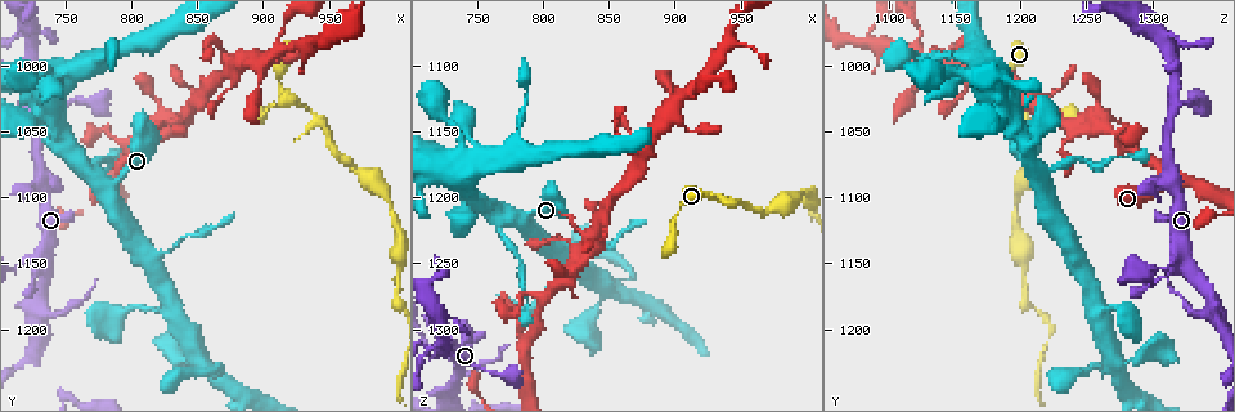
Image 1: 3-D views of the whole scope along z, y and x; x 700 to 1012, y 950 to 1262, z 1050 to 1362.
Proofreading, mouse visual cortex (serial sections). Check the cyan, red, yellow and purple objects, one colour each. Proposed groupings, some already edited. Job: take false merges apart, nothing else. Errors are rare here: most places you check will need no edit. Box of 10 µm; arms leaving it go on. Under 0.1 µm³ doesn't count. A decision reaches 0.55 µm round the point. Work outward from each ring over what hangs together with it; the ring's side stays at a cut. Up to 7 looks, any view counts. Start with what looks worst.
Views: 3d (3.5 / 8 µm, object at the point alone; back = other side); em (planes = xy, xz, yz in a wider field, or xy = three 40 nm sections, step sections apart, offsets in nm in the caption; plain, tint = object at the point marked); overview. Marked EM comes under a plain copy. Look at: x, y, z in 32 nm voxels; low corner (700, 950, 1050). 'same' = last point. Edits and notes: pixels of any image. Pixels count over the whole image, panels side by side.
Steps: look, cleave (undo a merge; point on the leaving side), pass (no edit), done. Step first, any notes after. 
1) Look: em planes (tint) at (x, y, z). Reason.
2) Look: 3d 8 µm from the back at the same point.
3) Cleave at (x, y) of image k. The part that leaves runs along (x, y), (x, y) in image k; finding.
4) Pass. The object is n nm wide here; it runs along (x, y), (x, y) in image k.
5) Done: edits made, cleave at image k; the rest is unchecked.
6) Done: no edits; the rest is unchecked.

Look: 3d 3.5 µm at (936, 1038, 1202). Thin neck.

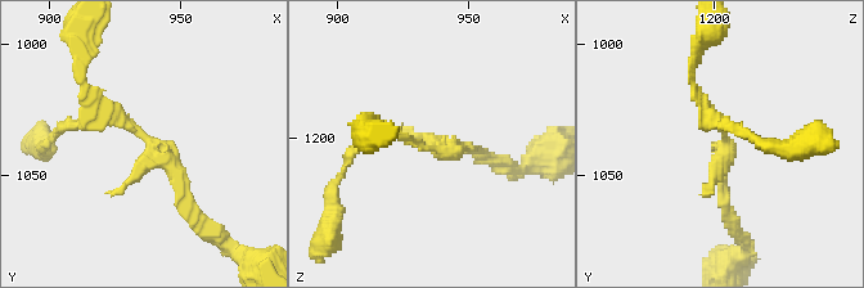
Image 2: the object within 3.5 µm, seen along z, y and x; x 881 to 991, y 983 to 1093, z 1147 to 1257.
Look: em xy step 3 (tint) at (937, 1036, 1204). Now the EM.

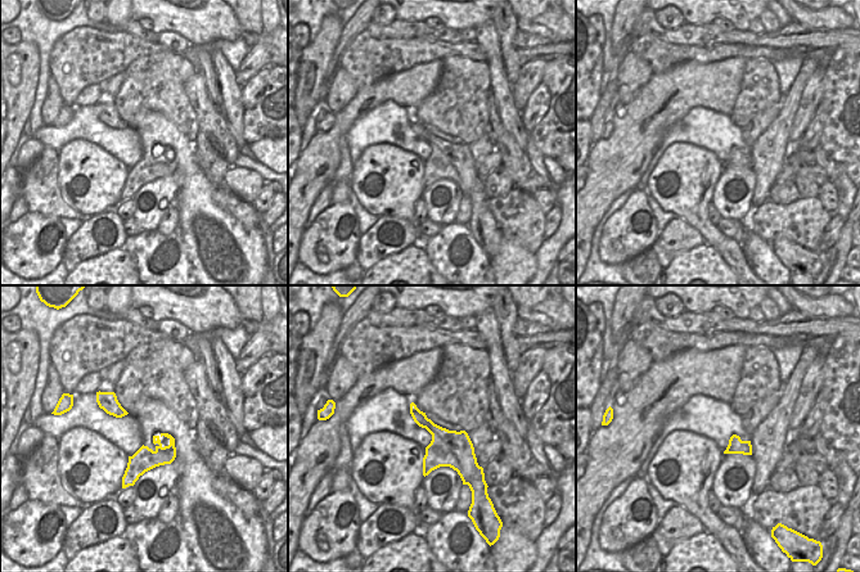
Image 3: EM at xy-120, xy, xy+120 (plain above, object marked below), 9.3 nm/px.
Pass. It runs along (171, 441), (125, 480) in image 3; all the same cell.

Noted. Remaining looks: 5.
Look: 3d 3.5 µm at (748, 1004, 1172). Sharp bend.

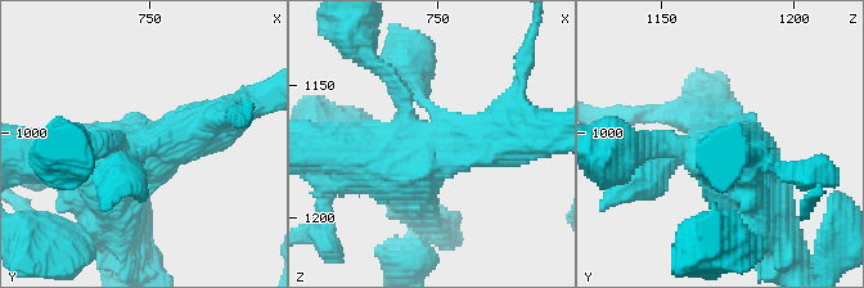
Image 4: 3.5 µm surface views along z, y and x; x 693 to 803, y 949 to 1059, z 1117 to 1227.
Look: em xy step 5 (tint) at (750, 1007, 1173).

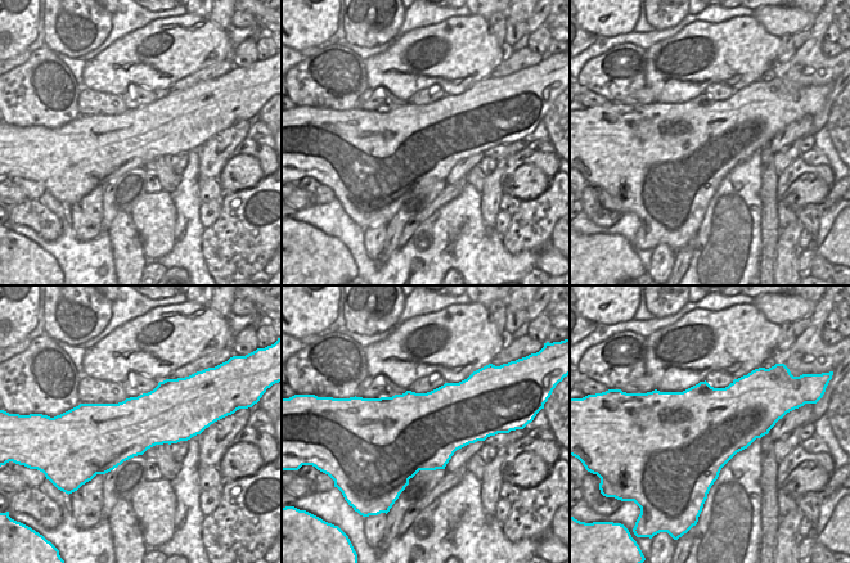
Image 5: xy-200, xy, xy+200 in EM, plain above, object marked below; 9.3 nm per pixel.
Look: em xy step 2 (tint) at the same point.

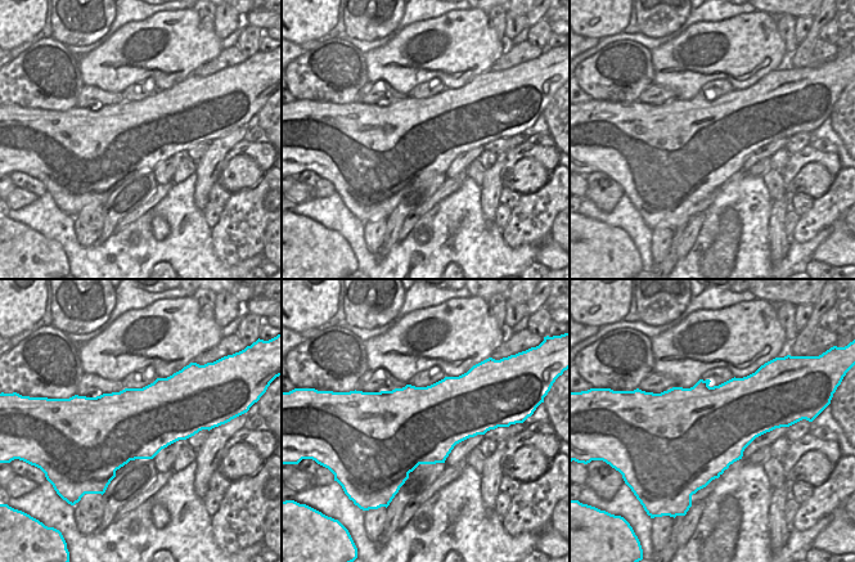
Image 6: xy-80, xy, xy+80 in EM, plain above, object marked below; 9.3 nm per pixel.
Pass. It runs along (126, 241), (122, 165), (197, 130) in image 4; one cell here.

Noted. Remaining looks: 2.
Look: 3d 3.5 µm from the back at (942, 984, 1084). Small branch off a trunk.

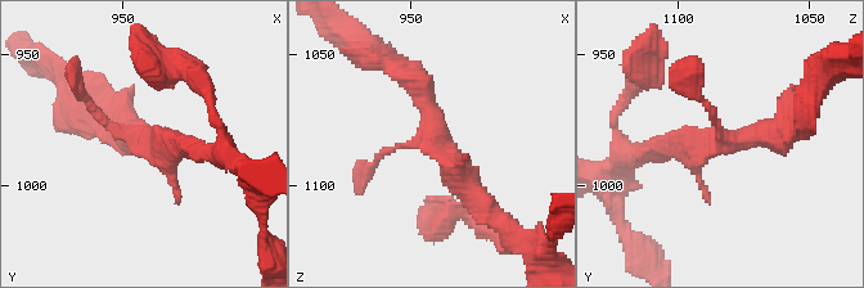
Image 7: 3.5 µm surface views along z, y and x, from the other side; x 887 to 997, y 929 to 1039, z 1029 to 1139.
Look: em xy step 3 (tint) at (941, 982, 1083).

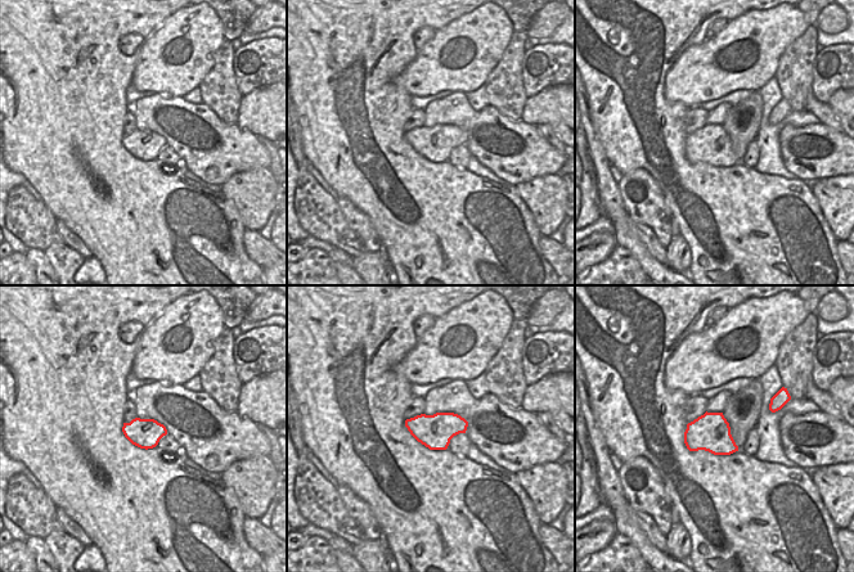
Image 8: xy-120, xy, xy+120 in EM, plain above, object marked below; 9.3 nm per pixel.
Pass. It runs along (482, 207), (399, 68) in image 7; all the same cell.

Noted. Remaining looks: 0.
Done: no edits; the rest is unchecked.

